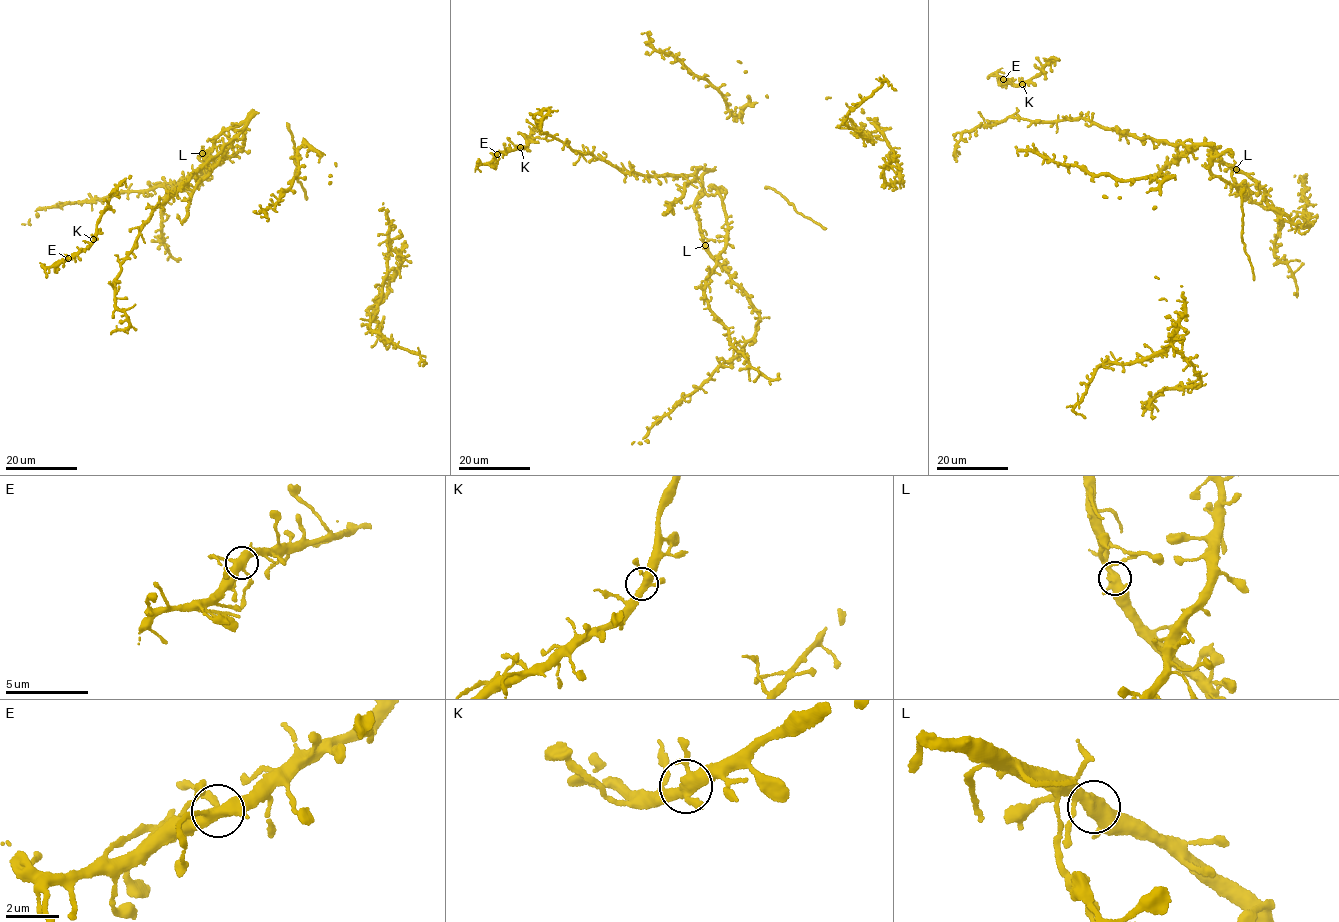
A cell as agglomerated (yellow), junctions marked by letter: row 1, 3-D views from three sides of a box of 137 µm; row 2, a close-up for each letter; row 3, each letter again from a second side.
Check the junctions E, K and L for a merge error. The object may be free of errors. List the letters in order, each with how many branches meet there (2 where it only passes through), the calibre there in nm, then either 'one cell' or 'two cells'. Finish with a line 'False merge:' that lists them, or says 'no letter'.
E: 5 branches meet; 400 nm thick; one cell
K: 5 branches meet; 360 nm thick; one cell
L: 5 branches meet; 420 nm thick; one cell
False merge: no letter

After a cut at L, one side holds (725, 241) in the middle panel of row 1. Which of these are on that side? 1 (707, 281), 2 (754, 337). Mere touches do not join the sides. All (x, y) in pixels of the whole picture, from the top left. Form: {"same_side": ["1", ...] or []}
{"same_side": ["1"]}

